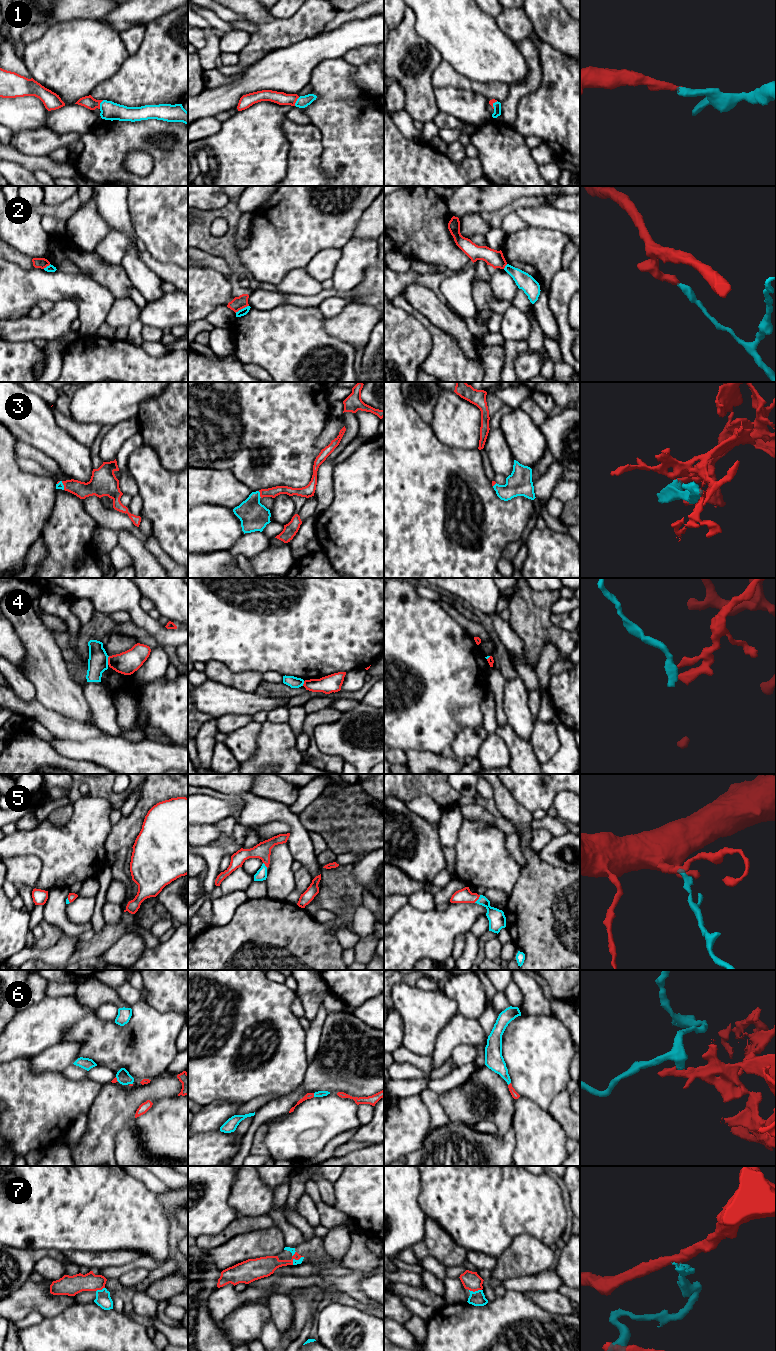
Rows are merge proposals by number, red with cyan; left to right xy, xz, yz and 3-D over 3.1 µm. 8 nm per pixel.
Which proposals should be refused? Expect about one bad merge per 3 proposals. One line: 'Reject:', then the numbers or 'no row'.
Reject: 2, 4, 7

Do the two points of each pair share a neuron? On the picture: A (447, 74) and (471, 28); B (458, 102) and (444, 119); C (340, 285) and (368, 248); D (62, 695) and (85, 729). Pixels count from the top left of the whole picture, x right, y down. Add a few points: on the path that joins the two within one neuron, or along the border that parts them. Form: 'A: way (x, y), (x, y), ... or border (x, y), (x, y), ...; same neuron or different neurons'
A: border (442, 59), (456, 71), (470, 79); different neurons
B: border (439, 110), (469, 123); different neurons
C: way (347, 276), (353, 263), (359, 257); same neuron
D: border (58, 713), (78, 721), (93, 724); different neurons

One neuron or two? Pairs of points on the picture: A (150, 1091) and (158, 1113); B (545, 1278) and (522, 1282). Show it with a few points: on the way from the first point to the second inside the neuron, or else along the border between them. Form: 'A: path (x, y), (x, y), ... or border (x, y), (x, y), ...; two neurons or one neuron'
A: border (176, 1096), (161, 1098), (153, 1104); two neurons
B: path (539, 1282), (528, 1282); one neuron

